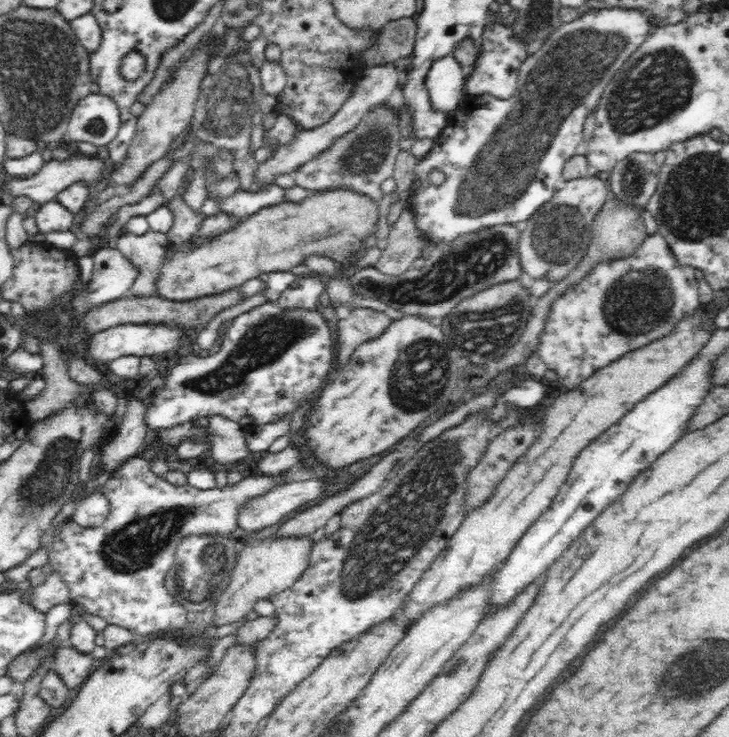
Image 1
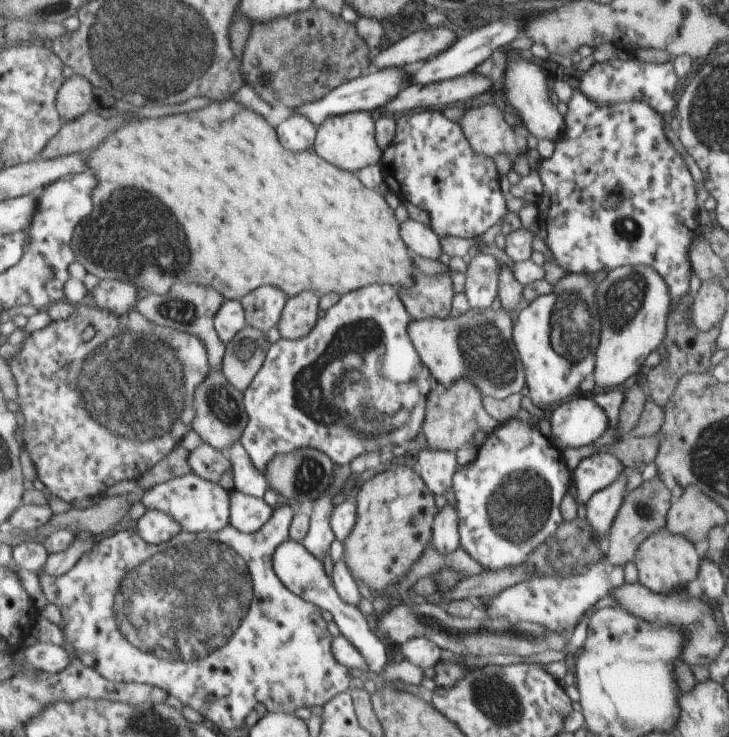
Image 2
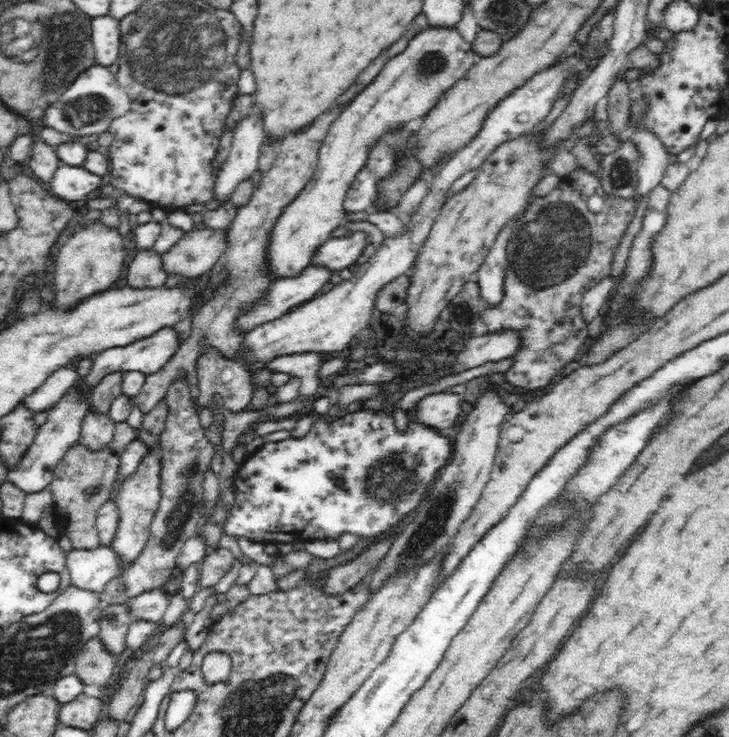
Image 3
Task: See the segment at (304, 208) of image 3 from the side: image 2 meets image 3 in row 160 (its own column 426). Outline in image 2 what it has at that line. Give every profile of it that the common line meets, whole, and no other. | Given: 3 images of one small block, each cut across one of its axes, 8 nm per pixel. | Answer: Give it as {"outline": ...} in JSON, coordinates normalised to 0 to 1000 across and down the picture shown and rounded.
{"outline":[[[672,417],[643,418],[627,430],[567,433],[560,442],[560,455],[575,479],[576,490],[591,503],[599,520],[615,525],[621,517],[641,512],[661,537],[689,541],[711,533],[722,517],[719,495],[702,460],[704,438],[702,426],[690,417],[679,421]]]}

